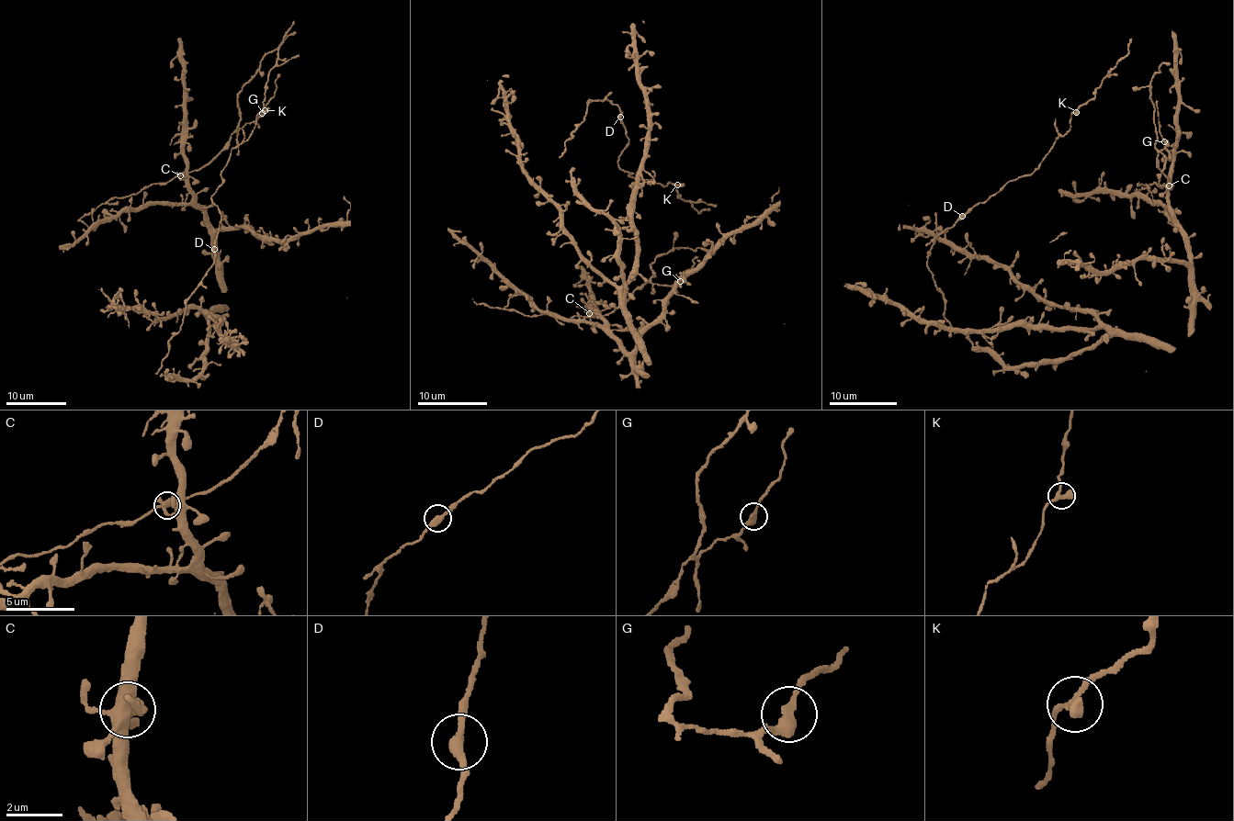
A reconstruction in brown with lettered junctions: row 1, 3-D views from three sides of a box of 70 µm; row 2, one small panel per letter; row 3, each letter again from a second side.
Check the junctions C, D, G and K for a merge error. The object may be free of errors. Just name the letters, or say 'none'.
G

